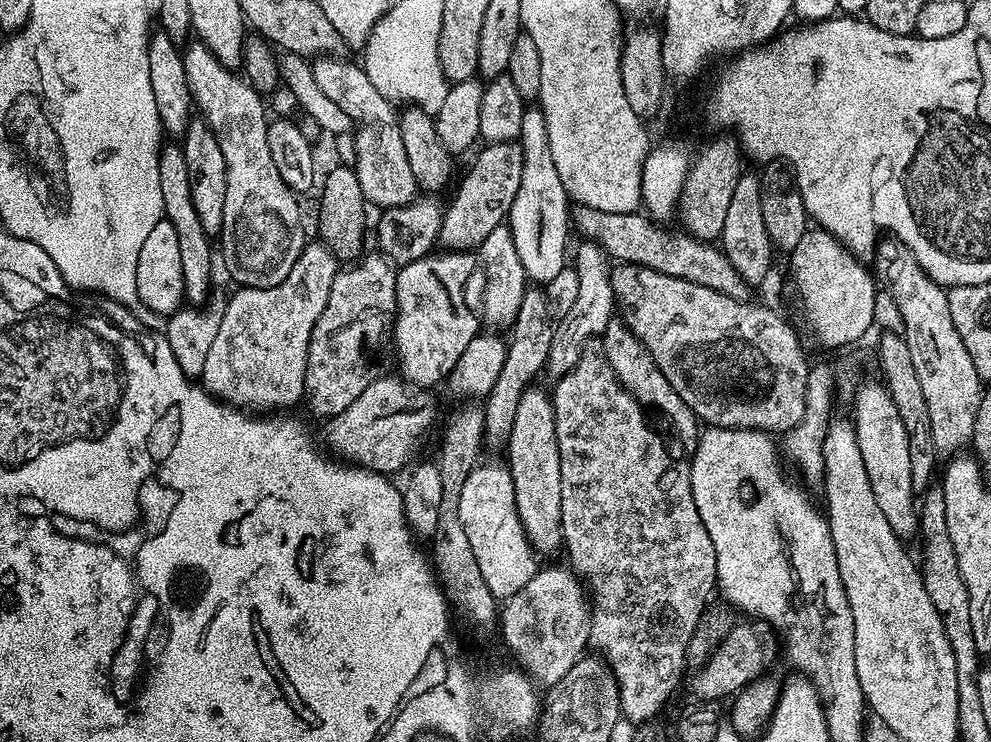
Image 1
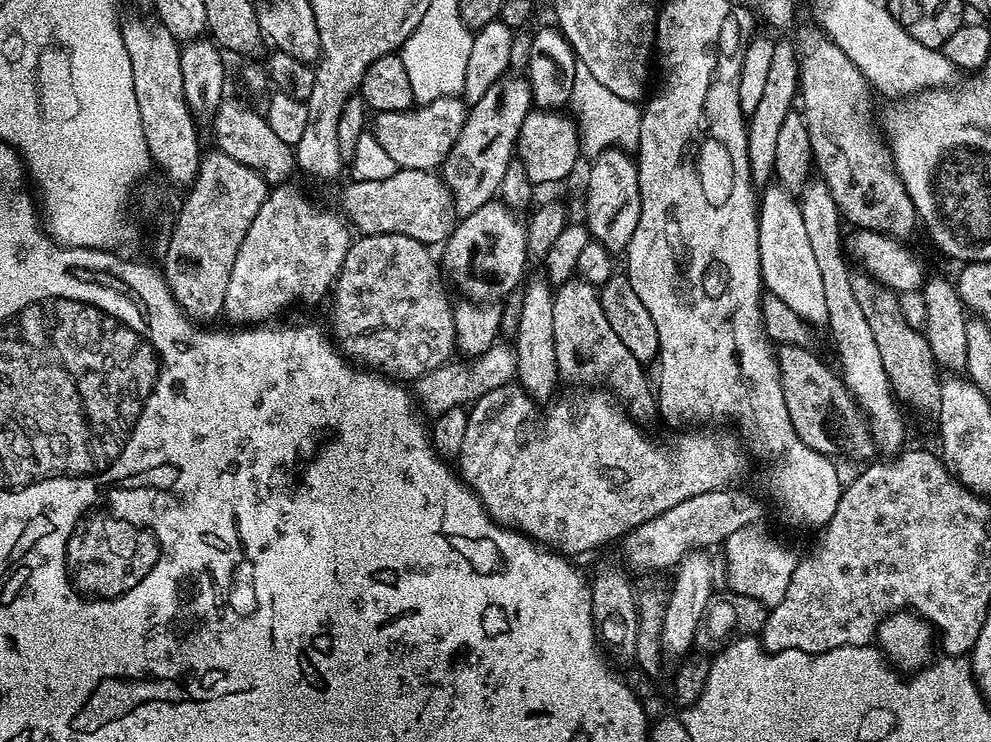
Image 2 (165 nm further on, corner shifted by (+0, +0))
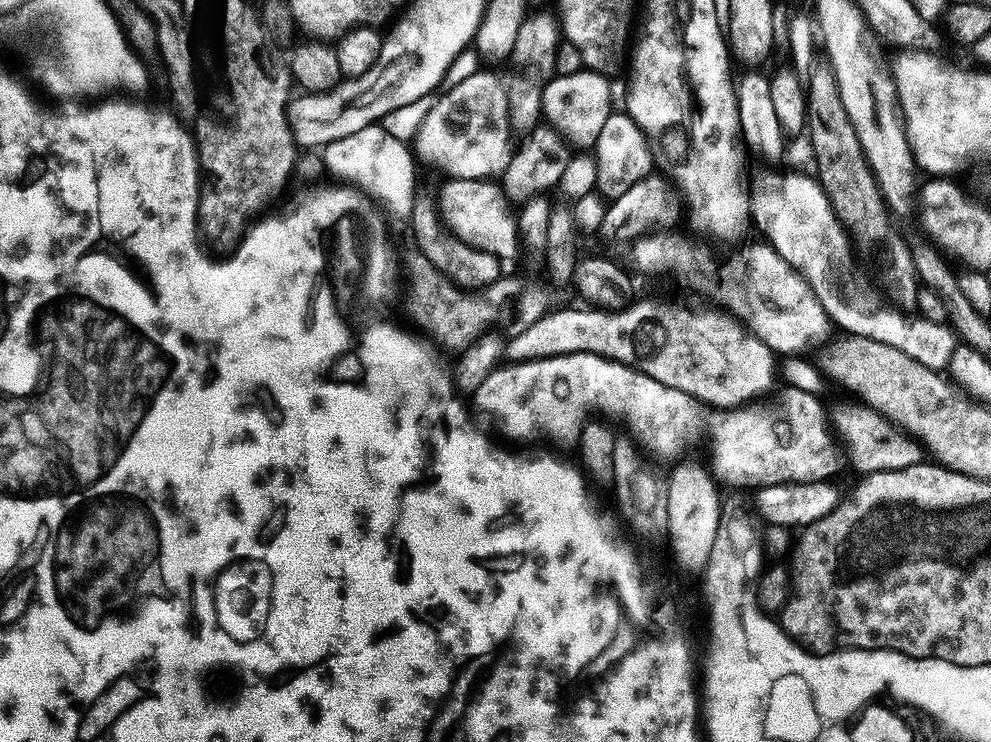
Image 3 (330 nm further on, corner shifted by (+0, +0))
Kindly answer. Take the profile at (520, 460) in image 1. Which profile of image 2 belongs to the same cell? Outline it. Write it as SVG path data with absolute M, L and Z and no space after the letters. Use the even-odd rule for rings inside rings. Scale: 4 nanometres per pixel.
M545 277L530 279L524 292L520 294L519 322L514 333L516 349L517 383L529 397L537 402L549 401L554 390L554 382L559 381L557 374L557 355L554 354L554 304L553 287Z

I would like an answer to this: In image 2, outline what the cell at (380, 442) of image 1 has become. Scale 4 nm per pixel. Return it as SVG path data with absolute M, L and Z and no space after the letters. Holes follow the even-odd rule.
M503 342L493 344L490 350L486 350L480 356L475 357L474 362L464 362L468 364L456 363L450 362L438 370L432 370L430 374L420 376L414 382L414 400L421 413L427 414L429 412L429 417L432 418L441 416L442 414L446 414L446 410L450 410L451 408L471 405L478 398L482 398L482 394L490 394L490 390L498 390L517 379L516 349L509 345L507 348Z

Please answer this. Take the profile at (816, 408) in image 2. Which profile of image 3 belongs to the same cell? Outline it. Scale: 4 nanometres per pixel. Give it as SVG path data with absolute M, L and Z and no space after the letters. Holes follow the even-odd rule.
M851 403L836 404L830 408L830 424L846 453L847 463L849 460L860 474L902 470L906 466L914 466L925 459L926 453L920 441L897 428L867 404Z

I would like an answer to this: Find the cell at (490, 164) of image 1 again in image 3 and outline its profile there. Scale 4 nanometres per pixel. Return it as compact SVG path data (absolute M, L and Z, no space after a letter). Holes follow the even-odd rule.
M580 69L570 75L555 75L541 87L541 115L569 145L580 150L595 147L606 118L612 113L612 90L605 73Z

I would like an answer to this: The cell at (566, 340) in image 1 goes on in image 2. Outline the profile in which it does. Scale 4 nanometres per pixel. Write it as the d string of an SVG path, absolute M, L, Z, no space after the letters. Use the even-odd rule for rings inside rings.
M618 147L607 148L602 153L593 157L586 184L584 196L584 224L588 229L591 239L603 245L608 252L613 254L623 253L637 229L638 218L641 216L641 191L638 190L638 174L635 159L623 149Z

